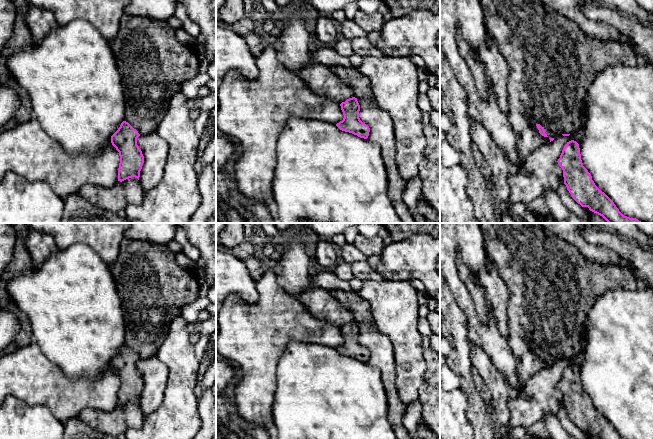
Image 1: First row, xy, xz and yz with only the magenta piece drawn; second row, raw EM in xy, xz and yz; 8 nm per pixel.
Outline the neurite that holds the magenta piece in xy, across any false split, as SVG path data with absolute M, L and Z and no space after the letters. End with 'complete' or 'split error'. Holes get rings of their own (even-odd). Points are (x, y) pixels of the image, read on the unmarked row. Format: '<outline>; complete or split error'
M123 345L118 354L111 360L111 367L120 380L118 392L118 405L120 406L132 401L139 404L144 387L144 380L137 369L139 360L138 355L126 345Z; complete

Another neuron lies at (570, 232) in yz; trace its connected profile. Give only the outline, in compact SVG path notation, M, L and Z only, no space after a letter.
M541 223L544 230L563 239L576 248L587 260L601 265L629 268L627 261L603 245L587 242L582 231L588 223Z

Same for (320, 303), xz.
M310 283L298 297L304 307L317 319L327 320L339 328L354 321L353 314L341 306L329 290Z

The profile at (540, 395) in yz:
M583 352L569 360L559 359L530 378L519 392L519 396L508 400L510 412L508 429L516 427L527 429L541 420L546 413L557 415L559 409L564 407L563 394L558 388L562 374L569 365L579 367L583 360Z

